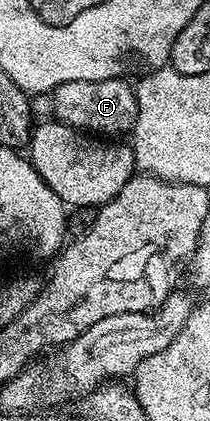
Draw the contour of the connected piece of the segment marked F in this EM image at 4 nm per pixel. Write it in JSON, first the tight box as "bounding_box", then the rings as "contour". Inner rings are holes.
{"bounding_box":[52,79,138,137],"contour":[[[126,79],[108,81],[64,81],[52,93],[53,118],[94,137],[126,137],[136,125],[138,106],[133,86]]]}

